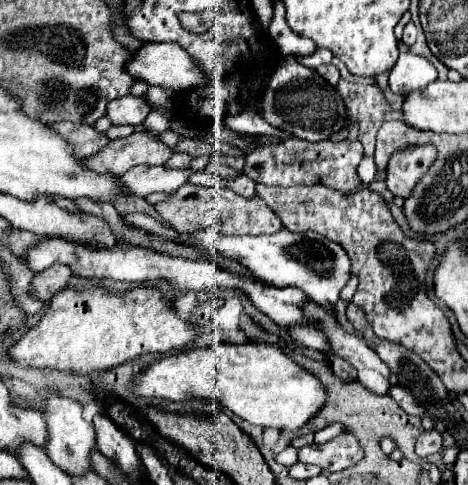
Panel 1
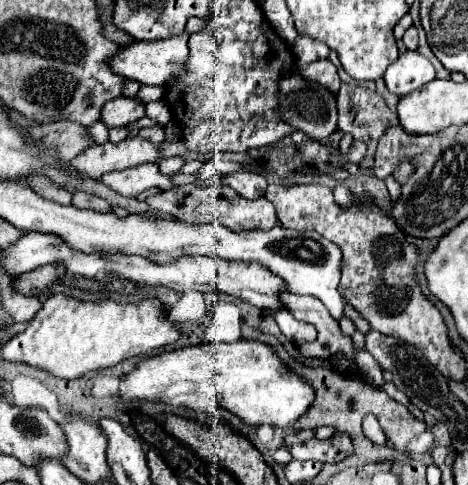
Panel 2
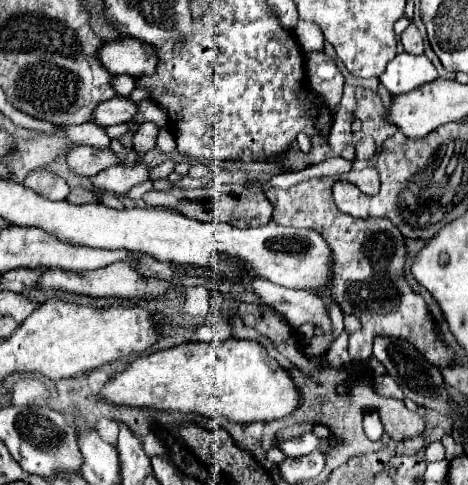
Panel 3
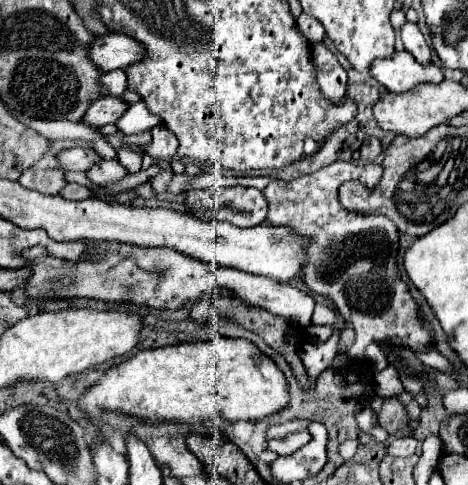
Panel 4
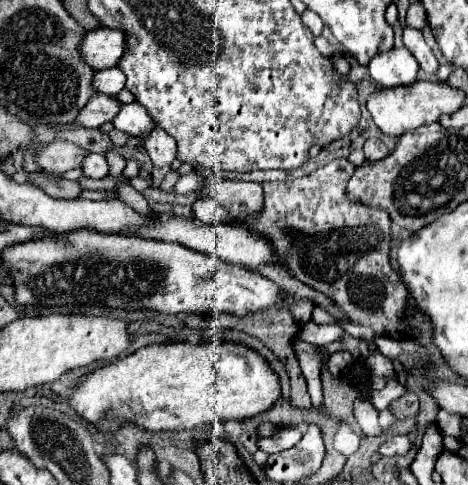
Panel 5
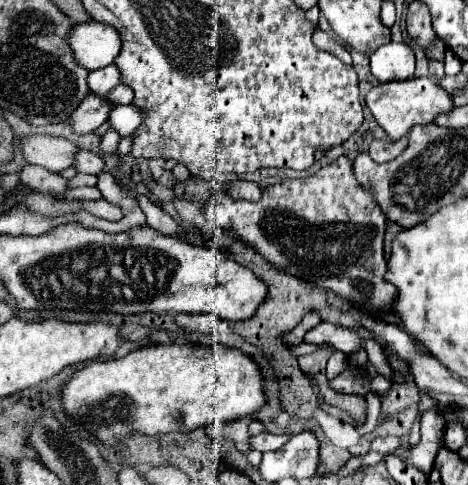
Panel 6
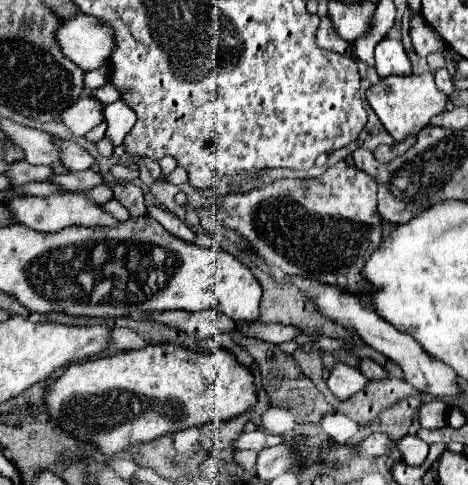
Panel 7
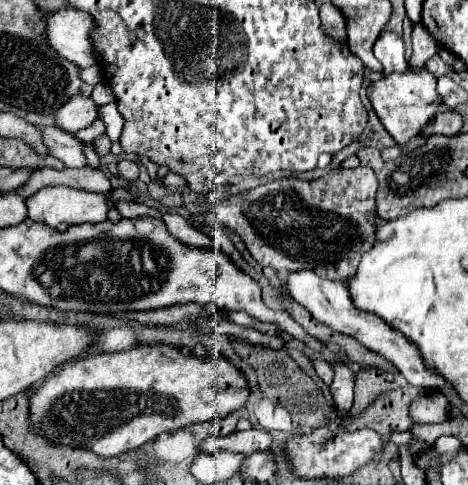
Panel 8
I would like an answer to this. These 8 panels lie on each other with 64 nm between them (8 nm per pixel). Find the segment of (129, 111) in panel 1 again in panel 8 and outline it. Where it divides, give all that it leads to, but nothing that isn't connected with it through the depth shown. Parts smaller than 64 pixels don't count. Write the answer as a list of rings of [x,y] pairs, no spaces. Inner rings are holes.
[[[74,96],[68,100],[58,112],[56,112],[56,122],[62,130],[76,134],[82,128],[88,128],[94,120],[98,120],[98,106],[92,102],[88,96]]]

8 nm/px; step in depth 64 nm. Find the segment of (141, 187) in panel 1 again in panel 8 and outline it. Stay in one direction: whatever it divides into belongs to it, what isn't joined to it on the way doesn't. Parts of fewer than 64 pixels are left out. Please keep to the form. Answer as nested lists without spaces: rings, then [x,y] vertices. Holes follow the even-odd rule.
[[[38,126],[44,134],[44,144],[48,146],[50,154],[56,156],[58,160],[64,162],[68,168],[84,168],[86,166],[86,156],[84,156],[84,146],[80,140],[76,140],[72,134],[50,128],[50,126]]]

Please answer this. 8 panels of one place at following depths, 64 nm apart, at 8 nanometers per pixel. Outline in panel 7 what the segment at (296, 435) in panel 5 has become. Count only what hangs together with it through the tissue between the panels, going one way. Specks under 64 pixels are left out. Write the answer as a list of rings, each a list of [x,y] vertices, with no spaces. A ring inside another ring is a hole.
[[[256,430],[256,432],[244,432],[236,442],[234,446],[238,450],[264,450],[264,448],[272,448],[272,446],[278,446],[282,444],[282,438],[280,436],[274,436],[274,434],[268,434],[264,430]]]

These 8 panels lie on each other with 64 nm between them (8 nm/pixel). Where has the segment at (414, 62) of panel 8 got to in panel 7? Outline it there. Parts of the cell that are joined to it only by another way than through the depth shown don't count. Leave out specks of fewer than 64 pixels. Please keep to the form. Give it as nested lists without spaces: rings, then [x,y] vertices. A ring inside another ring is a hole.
[[[422,12],[412,16],[410,20],[410,38],[412,38],[414,50],[422,56],[428,56],[430,52],[436,52],[436,50],[444,50],[444,40],[438,36],[438,32],[434,32],[434,28],[428,22],[424,22]]]

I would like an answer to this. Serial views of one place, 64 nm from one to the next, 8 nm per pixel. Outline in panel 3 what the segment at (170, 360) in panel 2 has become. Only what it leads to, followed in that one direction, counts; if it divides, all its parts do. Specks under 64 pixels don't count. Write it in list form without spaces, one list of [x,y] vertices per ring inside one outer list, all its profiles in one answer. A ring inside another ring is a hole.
[[[238,338],[208,344],[190,342],[150,356],[140,356],[110,380],[102,398],[124,406],[226,416],[238,424],[282,420],[300,406],[300,390],[292,376],[288,376],[272,356],[268,356],[262,344]]]

